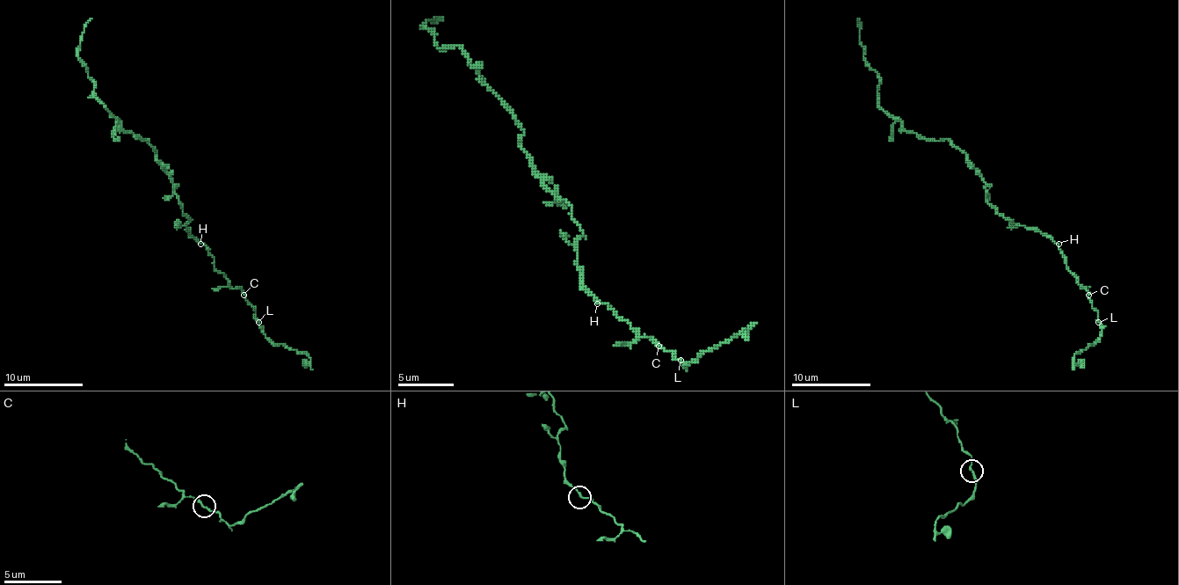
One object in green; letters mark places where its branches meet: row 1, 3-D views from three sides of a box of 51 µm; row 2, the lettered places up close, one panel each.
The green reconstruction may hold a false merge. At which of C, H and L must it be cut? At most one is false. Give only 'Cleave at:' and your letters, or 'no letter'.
Cleave at: no letter

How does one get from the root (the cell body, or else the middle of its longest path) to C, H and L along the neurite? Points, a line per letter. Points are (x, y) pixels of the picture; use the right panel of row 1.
C: (992, 206), (1017, 225), (1035, 228), (1057, 244), (1066, 259), (1066, 266), (1088, 295)
H: (992, 206), (1017, 225), (1035, 228), (1058, 244)
L: (992, 206), (1017, 225), (1035, 228), (1058, 245), (1066, 266), (1088, 293), (1098, 312), (1098, 322)

